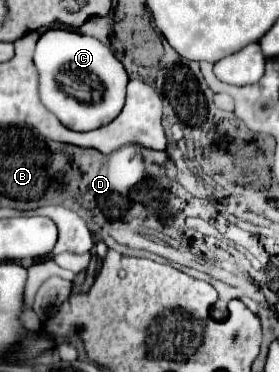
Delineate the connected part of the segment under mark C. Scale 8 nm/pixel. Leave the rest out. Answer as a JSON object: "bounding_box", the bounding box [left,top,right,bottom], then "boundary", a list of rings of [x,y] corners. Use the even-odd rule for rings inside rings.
{"bounding_box":[34,29,128,131],"boundary":[[[64,29],[46,31],[36,43],[34,65],[38,67],[38,73],[40,73],[42,103],[72,131],[92,131],[110,123],[116,115],[120,115],[124,107],[128,75],[124,71],[124,65],[114,57],[114,53],[98,39],[64,31]],[[78,79],[88,79],[88,87],[84,87],[84,81],[78,81]],[[80,85],[82,85],[82,91],[88,91],[88,99],[86,95],[84,99],[70,97],[76,93],[80,95]]]}

